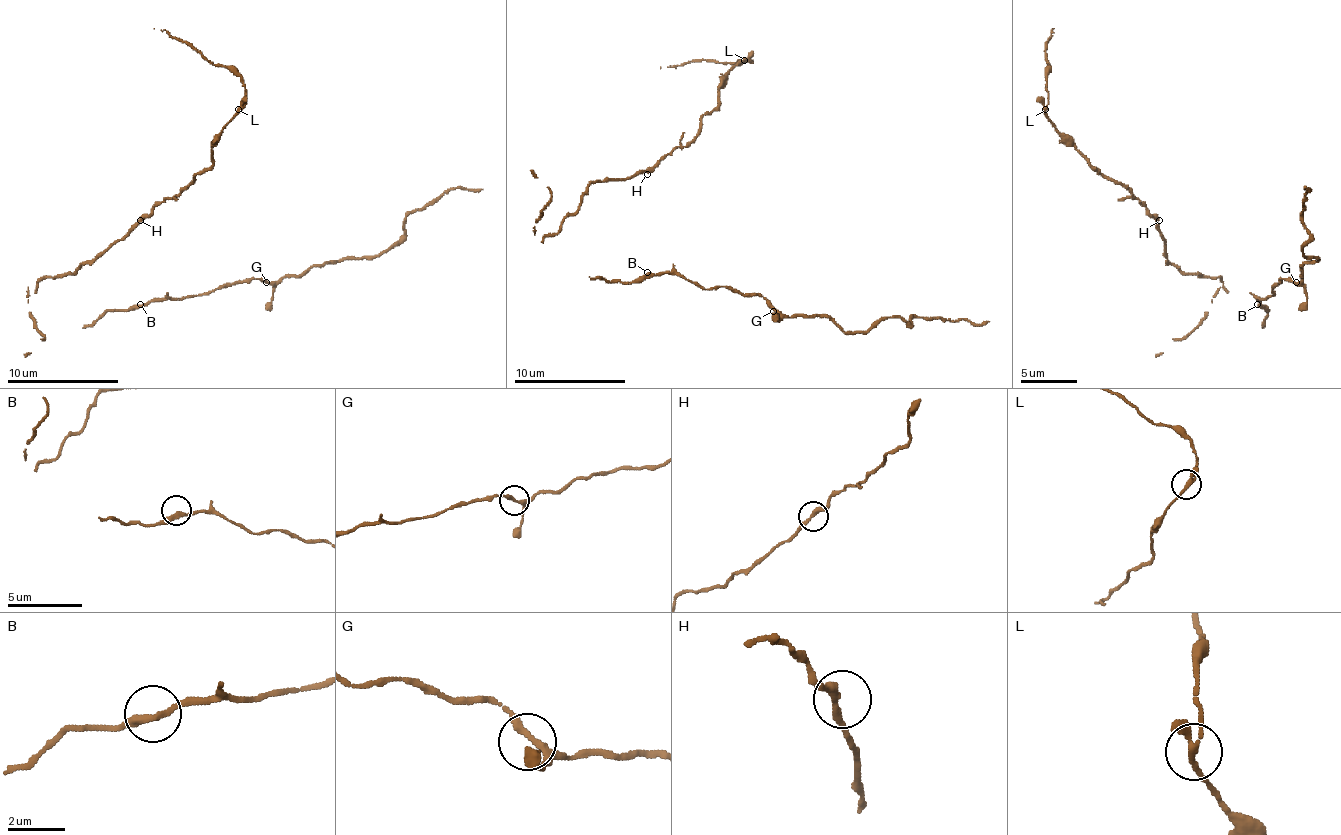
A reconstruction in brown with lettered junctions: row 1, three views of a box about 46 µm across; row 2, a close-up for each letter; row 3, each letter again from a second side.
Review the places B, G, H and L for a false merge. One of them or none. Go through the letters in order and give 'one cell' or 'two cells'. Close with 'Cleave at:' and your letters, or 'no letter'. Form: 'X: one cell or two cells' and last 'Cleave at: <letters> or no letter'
B: one cell
G: one cell
H: one cell
L: one cell
Cleave at: no letter

